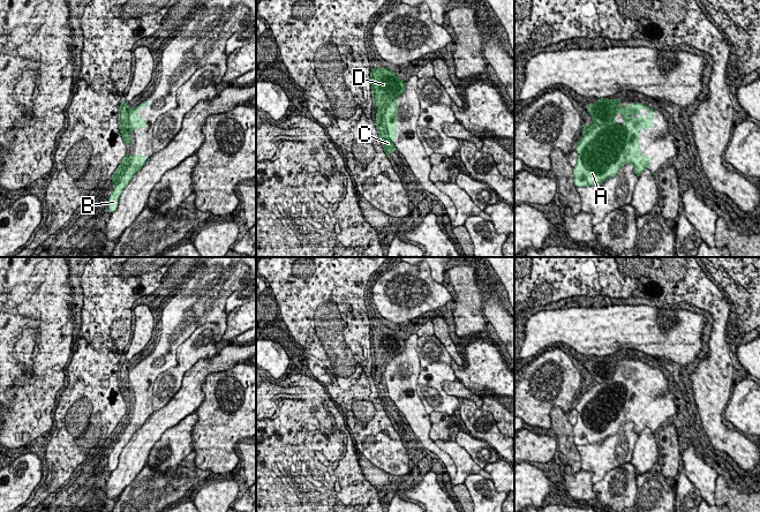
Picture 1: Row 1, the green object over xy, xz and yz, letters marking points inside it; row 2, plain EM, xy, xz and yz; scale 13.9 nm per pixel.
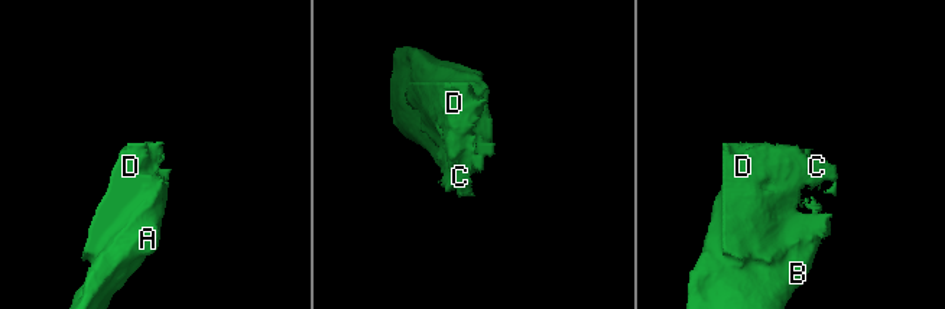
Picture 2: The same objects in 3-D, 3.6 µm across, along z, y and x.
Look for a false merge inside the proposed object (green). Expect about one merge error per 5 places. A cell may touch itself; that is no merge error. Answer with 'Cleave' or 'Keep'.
Keep

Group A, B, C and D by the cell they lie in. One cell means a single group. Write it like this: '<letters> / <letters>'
A B C D

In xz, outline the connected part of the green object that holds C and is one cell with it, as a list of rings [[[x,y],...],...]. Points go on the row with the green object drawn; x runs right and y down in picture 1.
[[[370,68],[371,91],[376,113],[378,137],[386,157],[397,151],[393,138],[398,138],[397,99],[406,90],[406,81],[399,78],[391,68]]]

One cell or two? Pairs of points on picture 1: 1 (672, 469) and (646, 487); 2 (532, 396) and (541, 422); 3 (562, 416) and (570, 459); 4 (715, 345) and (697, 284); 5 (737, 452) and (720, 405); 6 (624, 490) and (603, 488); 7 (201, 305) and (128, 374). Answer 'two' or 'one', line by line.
1: two
2: one
3: one
4: one
5: one
6: one
7: one

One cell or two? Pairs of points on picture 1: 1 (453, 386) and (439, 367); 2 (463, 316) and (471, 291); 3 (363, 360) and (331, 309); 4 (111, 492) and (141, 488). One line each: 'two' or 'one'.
1: two
2: one
3: one
4: two

